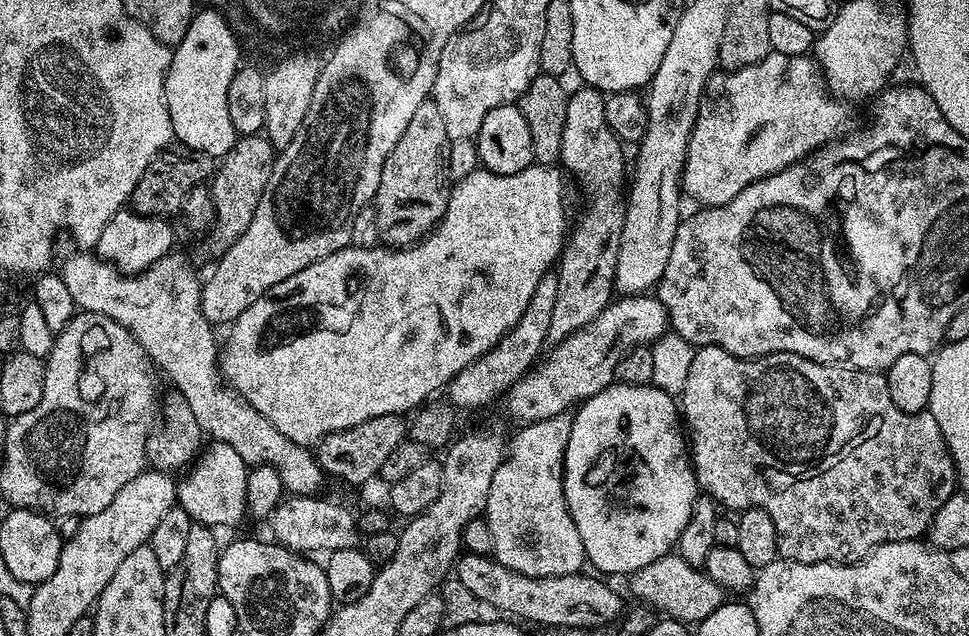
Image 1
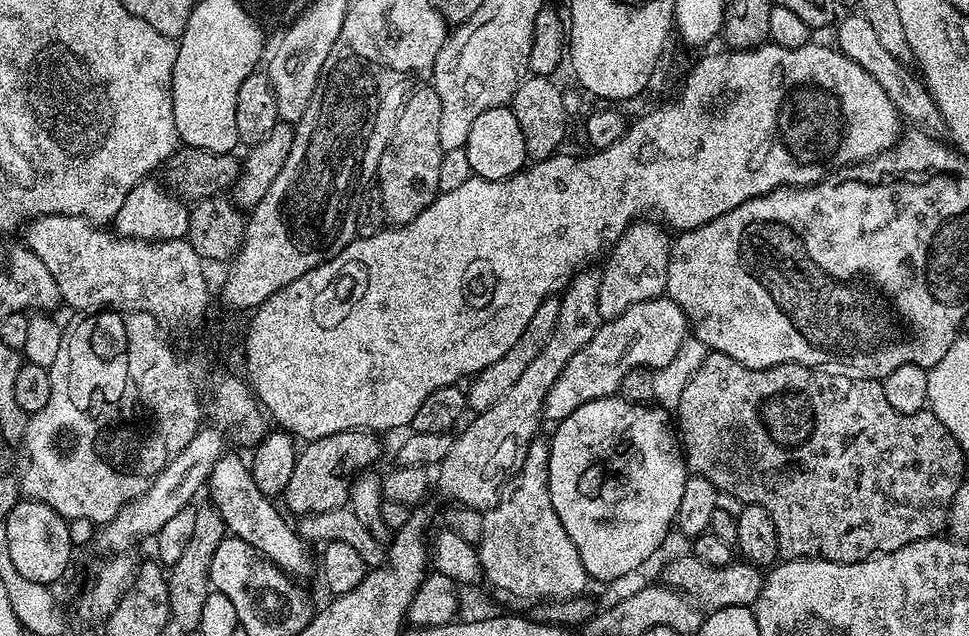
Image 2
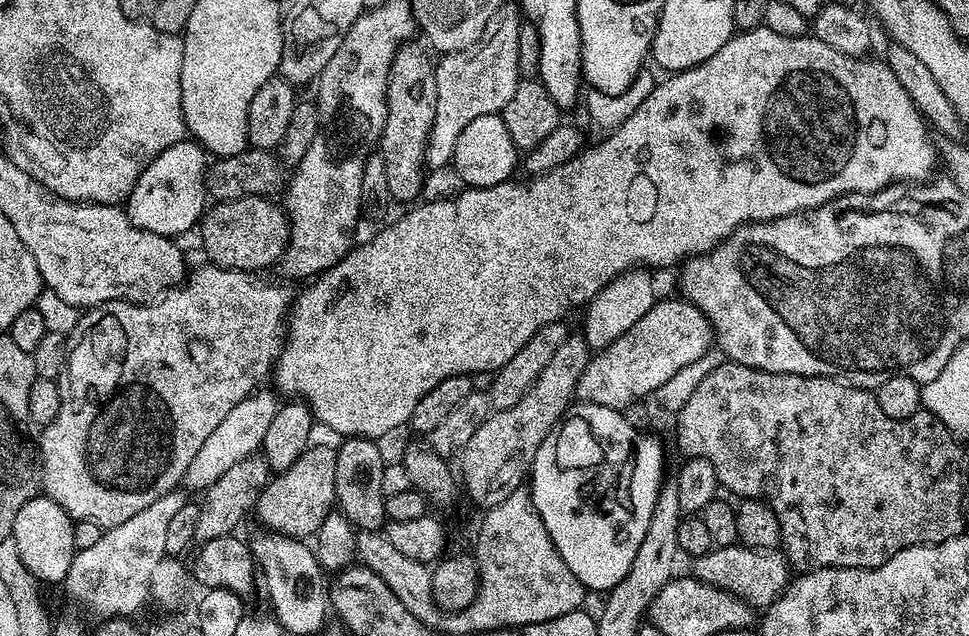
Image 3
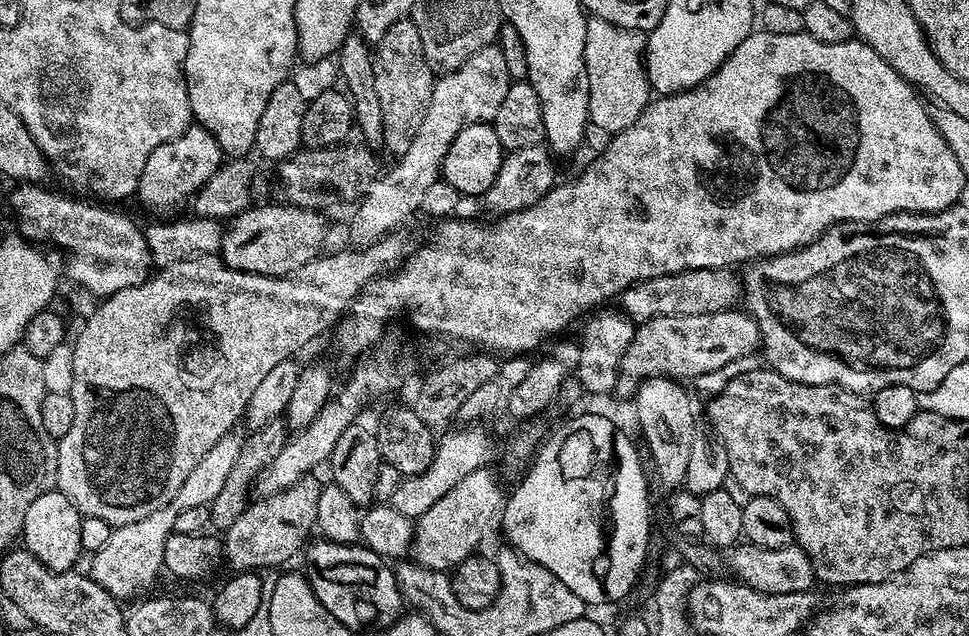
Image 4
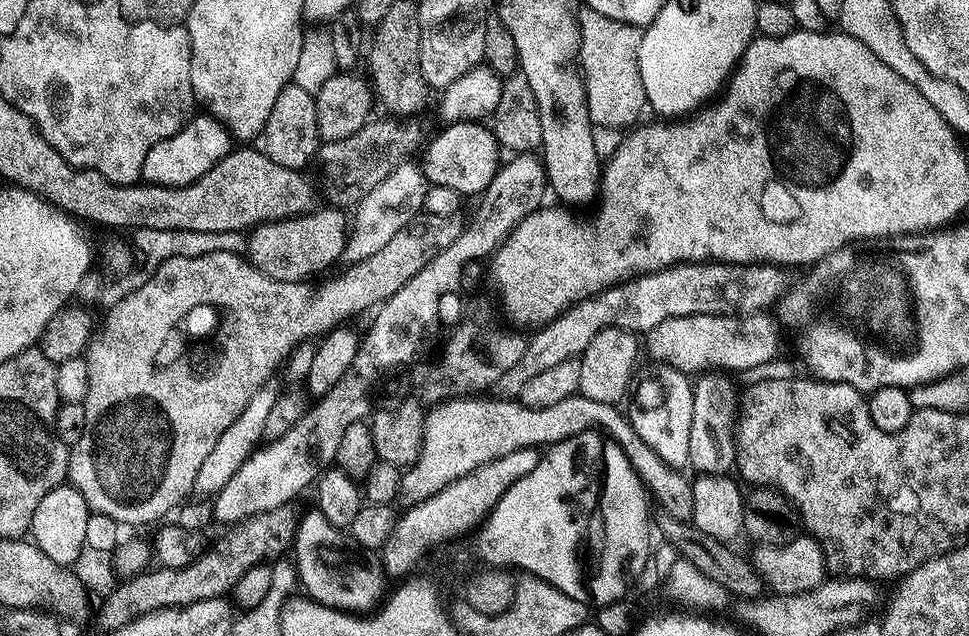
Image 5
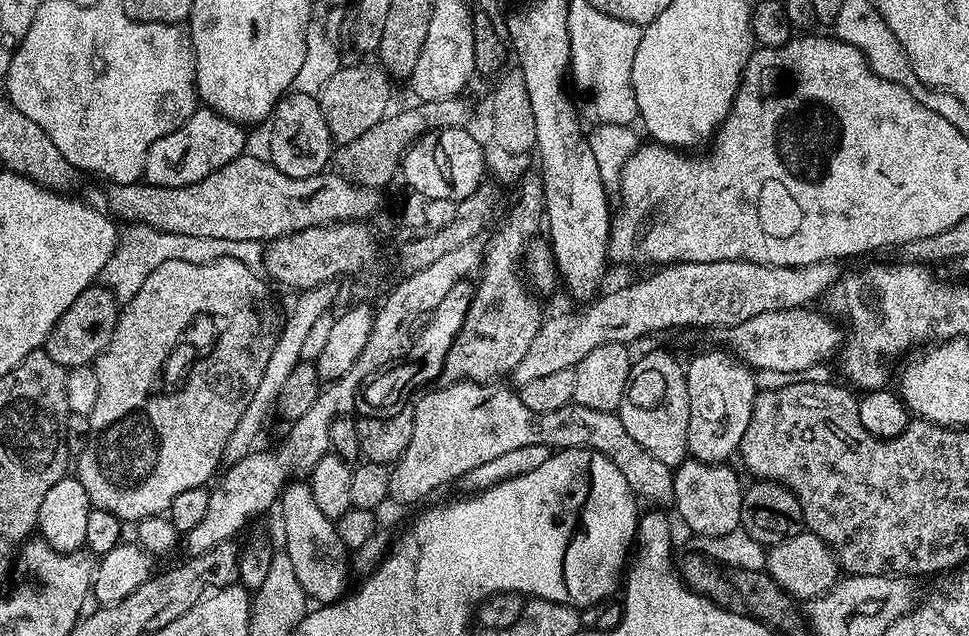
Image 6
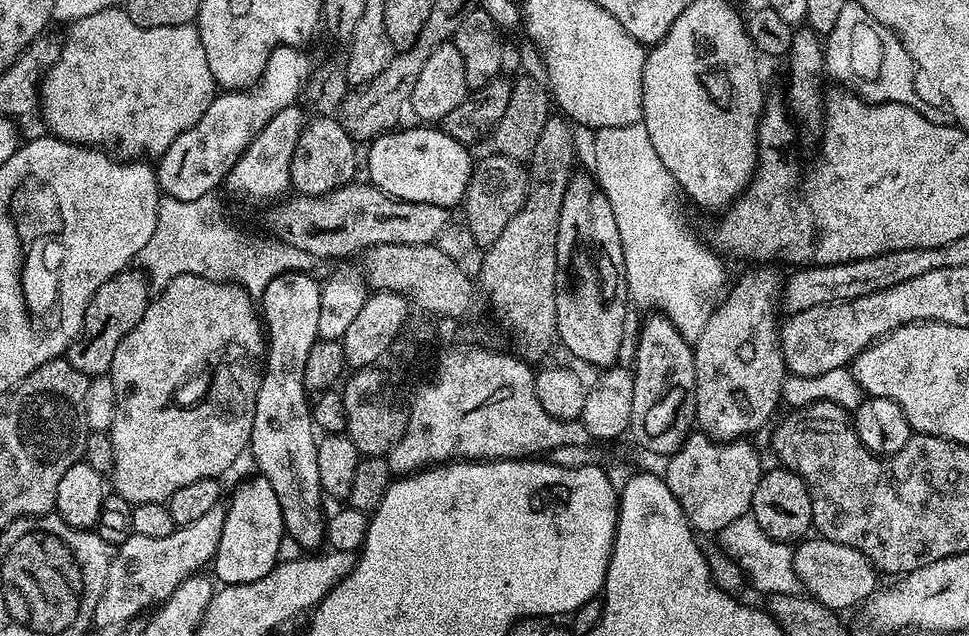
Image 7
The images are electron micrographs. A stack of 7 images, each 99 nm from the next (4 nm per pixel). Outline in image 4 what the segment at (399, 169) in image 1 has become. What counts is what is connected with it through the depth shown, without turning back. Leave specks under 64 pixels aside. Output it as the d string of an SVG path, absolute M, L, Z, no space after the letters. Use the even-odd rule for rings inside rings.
M410 18L394 22L394 26L386 30L382 42L374 45L372 62L375 89L382 106L383 147L398 158L410 150L410 142L414 142L414 134L418 134L418 126L422 126L426 110L430 110L432 97L434 71L427 64L426 54L423 53L418 26L414 26Z

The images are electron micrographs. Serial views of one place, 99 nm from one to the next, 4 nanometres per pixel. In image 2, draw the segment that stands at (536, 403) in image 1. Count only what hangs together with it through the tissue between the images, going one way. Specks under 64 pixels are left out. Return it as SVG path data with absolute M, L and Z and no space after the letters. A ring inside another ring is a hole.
M667 295L630 306L630 310L622 315L601 323L594 338L590 338L590 342L586 342L586 346L582 346L582 350L578 350L570 362L566 362L562 374L554 378L554 386L550 386L548 396L544 399L547 419L549 416L552 422L562 421L574 414L578 406L586 406L586 402L617 395L630 370L666 367L689 336L688 319Z

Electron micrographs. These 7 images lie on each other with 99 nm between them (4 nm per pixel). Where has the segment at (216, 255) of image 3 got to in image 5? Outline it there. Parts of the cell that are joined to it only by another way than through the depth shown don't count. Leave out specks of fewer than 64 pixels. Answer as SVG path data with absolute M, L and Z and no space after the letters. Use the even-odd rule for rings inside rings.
M332 206L327 207L317 207L309 214L293 217L291 220L276 220L273 224L261 225L260 228L253 229L248 236L248 250L246 253L252 267L257 268L271 280L280 280L283 284L299 284L307 281L308 275L316 276L319 272L326 271L335 260L339 261L344 255L346 216L344 220L343 214L340 213L343 211Z

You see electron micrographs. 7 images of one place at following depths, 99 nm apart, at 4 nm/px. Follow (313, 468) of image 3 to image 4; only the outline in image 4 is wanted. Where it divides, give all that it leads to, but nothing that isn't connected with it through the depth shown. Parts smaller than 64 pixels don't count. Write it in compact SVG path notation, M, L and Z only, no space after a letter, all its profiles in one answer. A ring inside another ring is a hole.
M303 476L294 486L278 494L253 499L248 508L238 514L234 526L223 529L224 560L233 573L253 572L260 568L276 568L296 556L309 543L308 535L314 532L320 513L320 484L316 476Z

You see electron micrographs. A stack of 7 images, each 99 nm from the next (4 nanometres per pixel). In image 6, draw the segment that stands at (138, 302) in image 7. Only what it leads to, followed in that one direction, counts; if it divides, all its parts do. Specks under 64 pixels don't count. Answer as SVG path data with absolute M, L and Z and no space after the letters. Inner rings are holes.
M96 286L86 289L52 328L46 341L48 356L66 370L91 365L108 348L121 311L121 305L111 288Z

